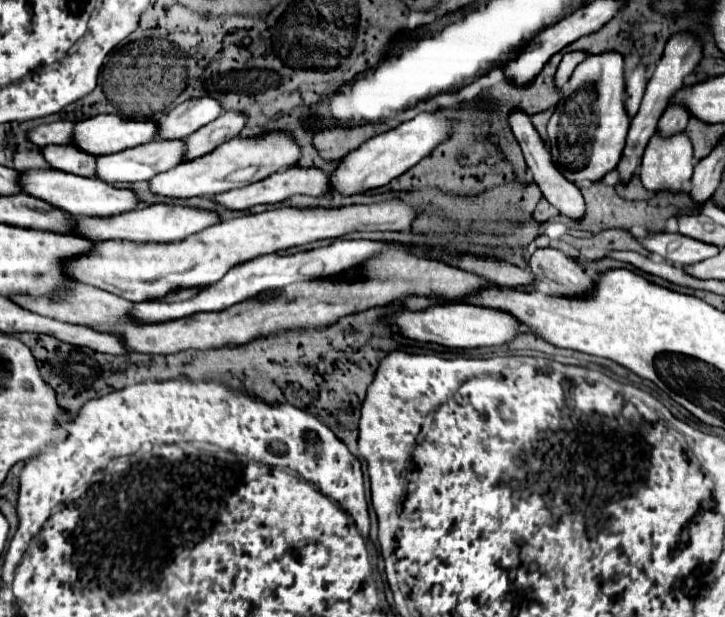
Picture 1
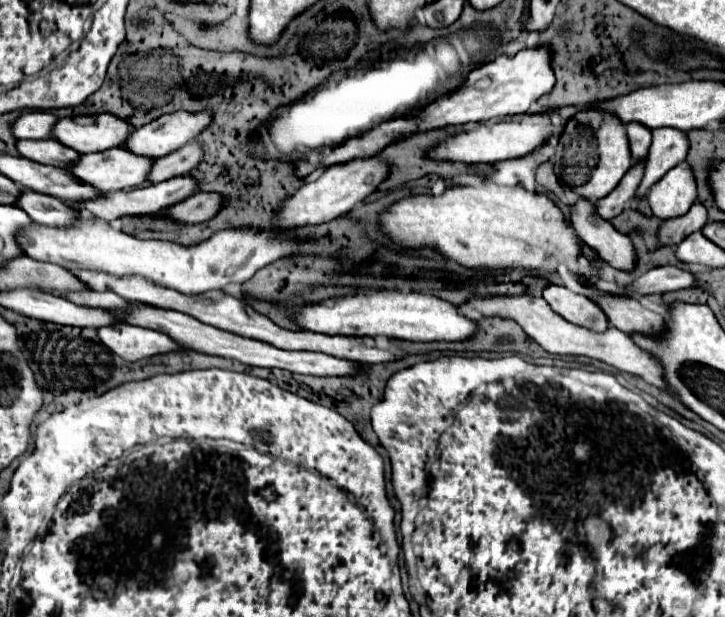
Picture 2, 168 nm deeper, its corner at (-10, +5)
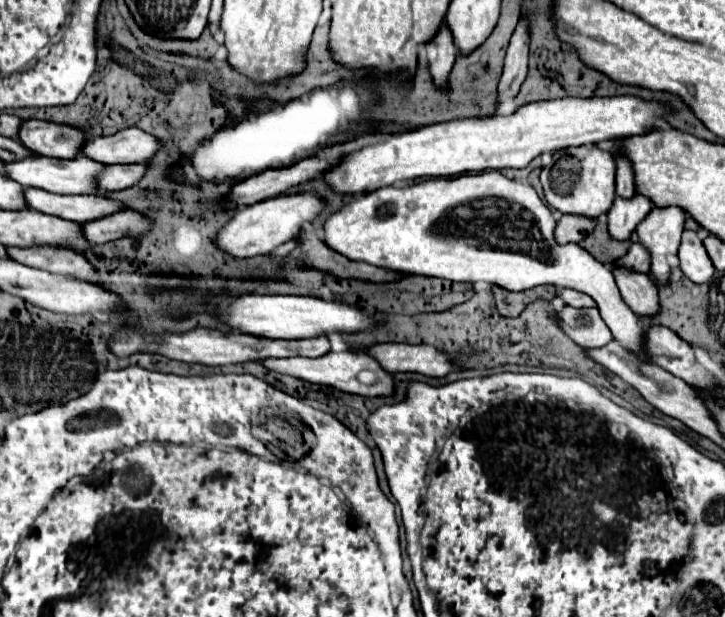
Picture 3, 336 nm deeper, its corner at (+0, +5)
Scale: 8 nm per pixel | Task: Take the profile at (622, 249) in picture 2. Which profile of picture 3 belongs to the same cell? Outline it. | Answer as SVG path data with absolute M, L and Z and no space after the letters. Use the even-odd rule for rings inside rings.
M607 263L609 271L615 277L615 283L621 291L623 301L635 311L637 315L653 315L659 309L657 289L649 281L645 273L629 273L627 269L617 269L617 263Z

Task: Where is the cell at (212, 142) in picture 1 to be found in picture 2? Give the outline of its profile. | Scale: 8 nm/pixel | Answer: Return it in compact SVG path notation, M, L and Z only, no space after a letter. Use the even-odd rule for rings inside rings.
M187 143L183 145L183 149L177 149L167 157L159 157L157 161L153 161L151 171L147 173L147 181L161 183L161 181L185 175L189 173L189 169L195 167L195 163L199 163L199 145Z

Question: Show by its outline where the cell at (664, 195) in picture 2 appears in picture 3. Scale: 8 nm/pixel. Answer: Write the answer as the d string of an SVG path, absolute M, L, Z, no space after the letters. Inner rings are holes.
M677 207L649 211L649 217L637 225L639 241L651 251L651 271L653 275L665 283L669 279L669 263L667 255L677 253L681 233L685 225L685 211Z

